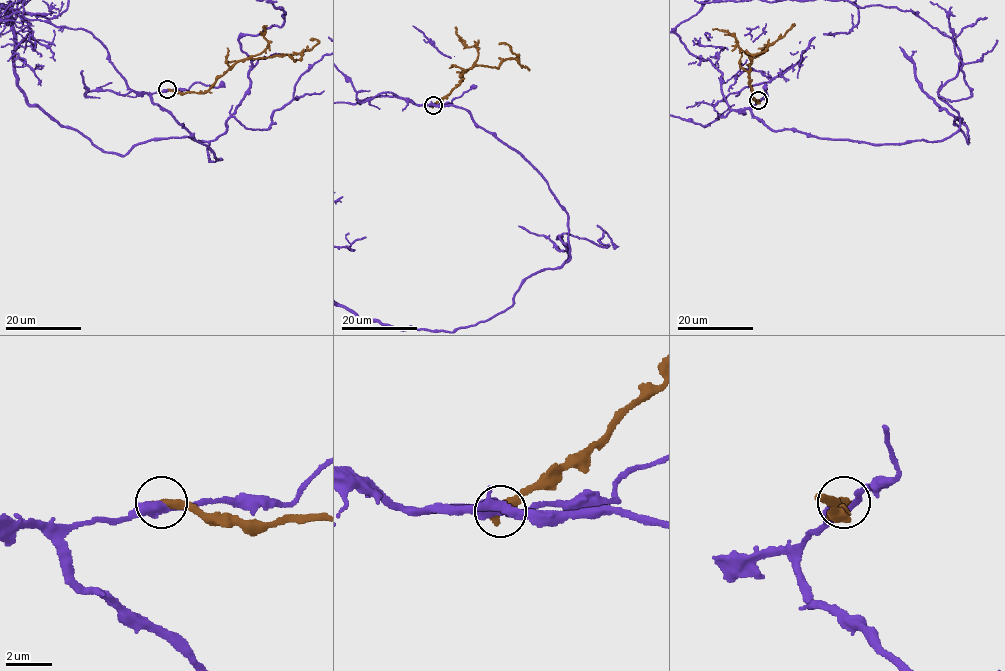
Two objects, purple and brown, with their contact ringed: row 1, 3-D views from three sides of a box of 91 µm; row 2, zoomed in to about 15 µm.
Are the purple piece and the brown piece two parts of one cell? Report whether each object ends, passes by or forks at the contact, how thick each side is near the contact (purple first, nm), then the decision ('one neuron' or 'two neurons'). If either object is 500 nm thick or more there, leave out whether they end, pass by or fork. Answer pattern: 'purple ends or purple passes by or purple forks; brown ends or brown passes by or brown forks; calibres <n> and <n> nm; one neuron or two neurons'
purple passes by; brown ends; calibres 400 and 440 nm; two neurons

